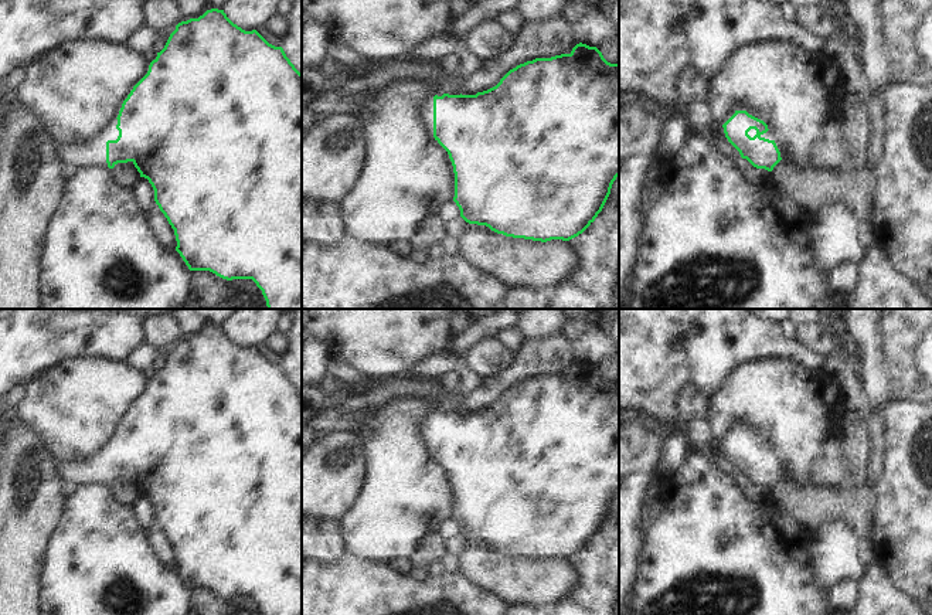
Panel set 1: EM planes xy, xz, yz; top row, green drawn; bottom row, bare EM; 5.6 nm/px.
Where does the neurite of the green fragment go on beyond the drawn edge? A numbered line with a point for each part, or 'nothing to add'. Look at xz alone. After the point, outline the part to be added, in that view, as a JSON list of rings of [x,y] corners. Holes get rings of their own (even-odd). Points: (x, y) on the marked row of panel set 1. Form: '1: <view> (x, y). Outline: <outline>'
1: xz (428, 108). Outline: [[[433,99],[424,103],[424,119],[433,133]]]

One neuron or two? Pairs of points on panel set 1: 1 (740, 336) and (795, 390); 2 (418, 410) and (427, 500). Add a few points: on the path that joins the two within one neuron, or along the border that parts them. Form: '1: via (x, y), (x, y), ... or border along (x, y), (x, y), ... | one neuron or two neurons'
1: border along (793, 359), (755, 357), (731, 371) | two neurons
2: via (412, 432), (412, 478) | one neuron

